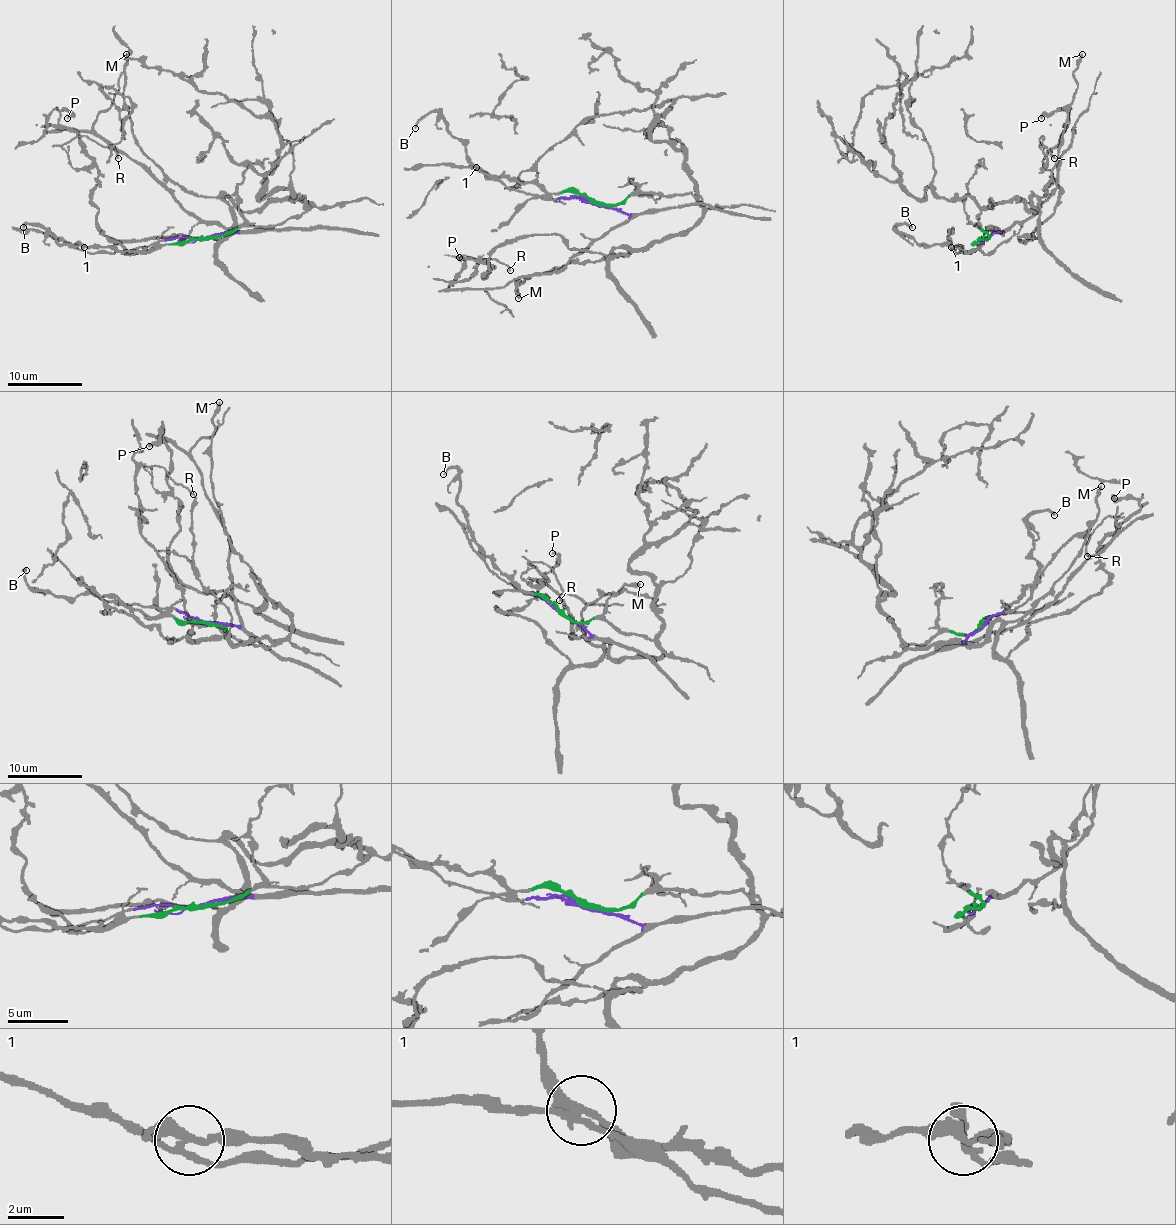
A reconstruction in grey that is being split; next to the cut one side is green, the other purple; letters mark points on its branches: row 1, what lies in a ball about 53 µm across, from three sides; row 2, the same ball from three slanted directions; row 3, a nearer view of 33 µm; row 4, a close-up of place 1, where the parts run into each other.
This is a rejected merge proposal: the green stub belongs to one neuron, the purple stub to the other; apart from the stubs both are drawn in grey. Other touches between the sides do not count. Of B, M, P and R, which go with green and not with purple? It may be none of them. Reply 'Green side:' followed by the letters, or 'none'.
Green side: B, M, P, R

